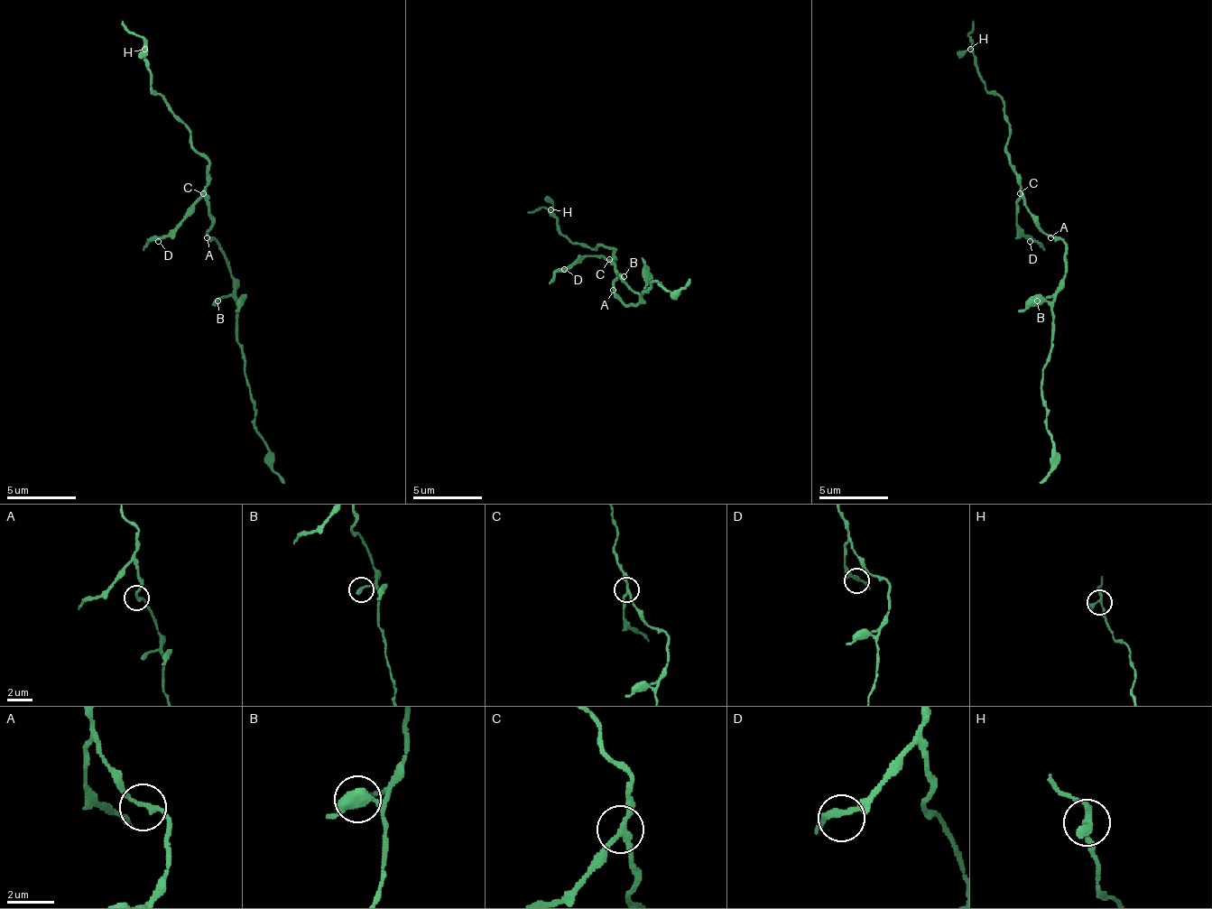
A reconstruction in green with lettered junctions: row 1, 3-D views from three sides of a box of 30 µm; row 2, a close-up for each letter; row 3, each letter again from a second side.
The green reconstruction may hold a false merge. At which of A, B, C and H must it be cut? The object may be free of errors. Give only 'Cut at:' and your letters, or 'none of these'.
Cut at: C

